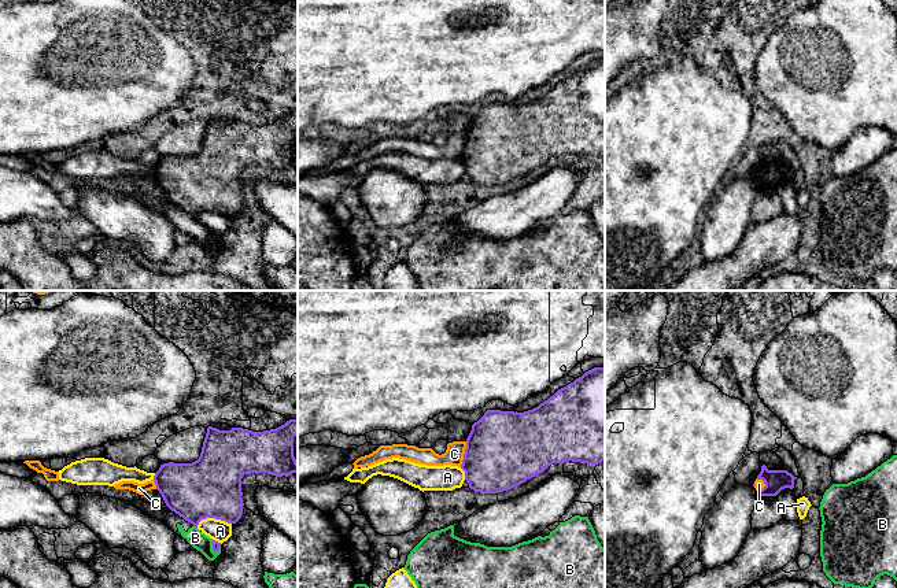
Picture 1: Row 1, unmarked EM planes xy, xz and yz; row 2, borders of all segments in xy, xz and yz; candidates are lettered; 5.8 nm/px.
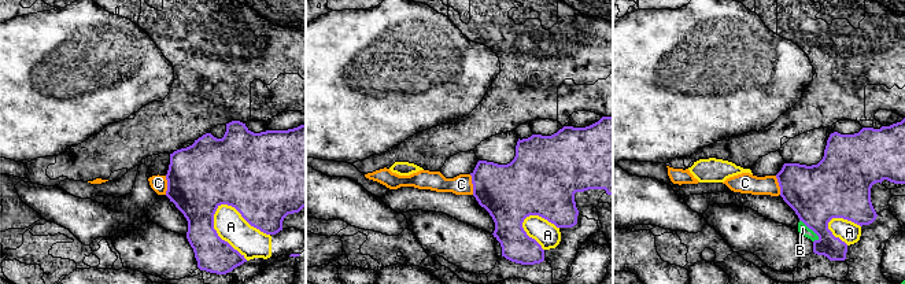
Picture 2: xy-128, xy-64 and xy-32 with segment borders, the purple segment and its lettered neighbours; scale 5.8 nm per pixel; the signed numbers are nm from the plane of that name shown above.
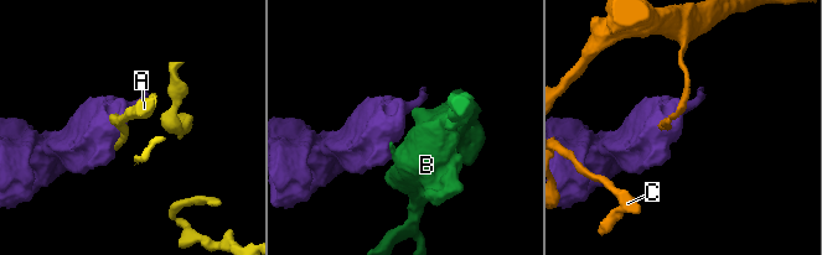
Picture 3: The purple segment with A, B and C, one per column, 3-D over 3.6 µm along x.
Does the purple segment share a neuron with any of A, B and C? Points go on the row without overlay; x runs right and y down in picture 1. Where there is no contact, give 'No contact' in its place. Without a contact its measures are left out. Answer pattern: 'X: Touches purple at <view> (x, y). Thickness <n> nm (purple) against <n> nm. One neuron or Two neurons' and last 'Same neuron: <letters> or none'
A: Touches purple at xy (213, 210). Thickness 360 nm (purple) against 130 nm. Two neurons
B: Touches purple at xy (213, 240). Thickness 50 nm (purple) against 100 nm. Two neurons
C: Touches purple at xz (464, 147). Thickness 440 nm (purple) against 110 nm. Two neurons
Same neuron: none

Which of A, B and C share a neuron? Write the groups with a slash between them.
A / B / C

